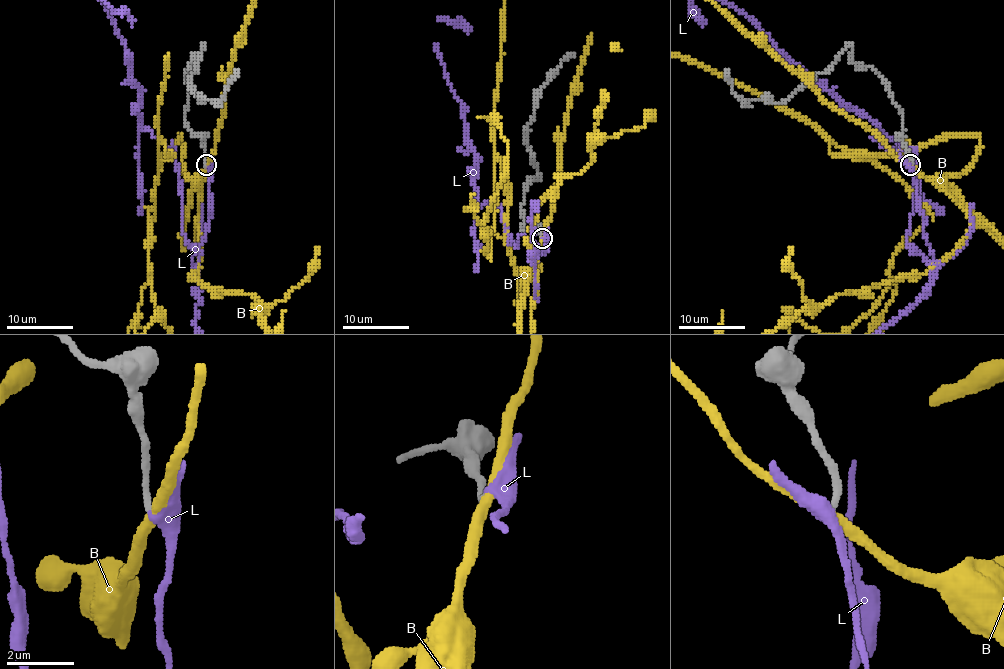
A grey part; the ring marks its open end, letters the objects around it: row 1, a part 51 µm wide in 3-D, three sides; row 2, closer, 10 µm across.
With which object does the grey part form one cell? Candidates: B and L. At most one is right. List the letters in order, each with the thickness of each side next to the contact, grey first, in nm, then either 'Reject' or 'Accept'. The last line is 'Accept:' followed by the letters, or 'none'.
B: Thickness 200 nm (grey) against 320 nm. Reject
L: Thickness 190 nm (grey) against 340 nm. Accept
Accept: L

